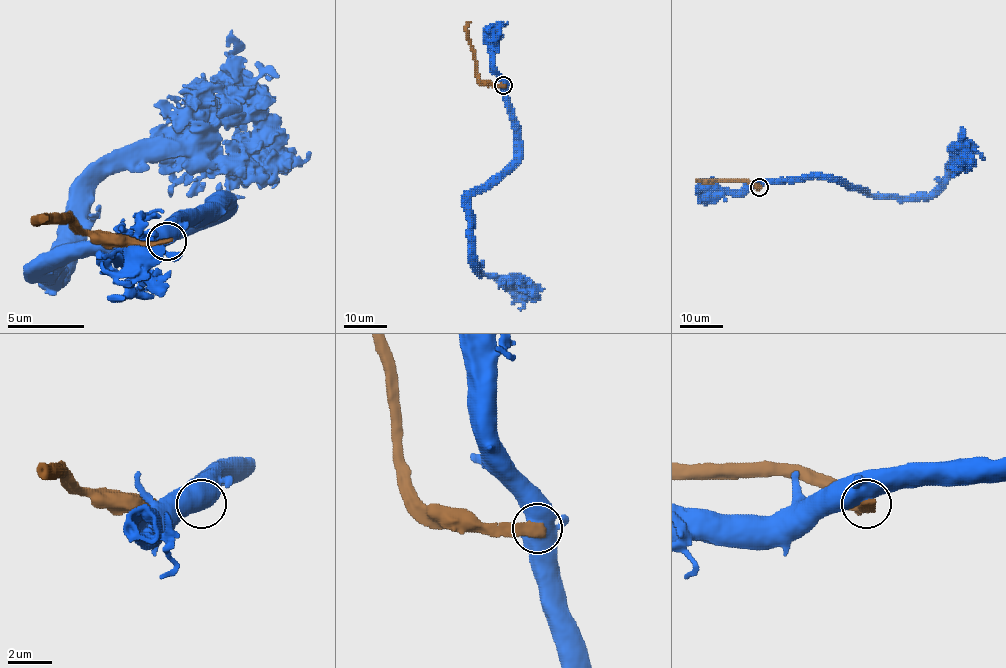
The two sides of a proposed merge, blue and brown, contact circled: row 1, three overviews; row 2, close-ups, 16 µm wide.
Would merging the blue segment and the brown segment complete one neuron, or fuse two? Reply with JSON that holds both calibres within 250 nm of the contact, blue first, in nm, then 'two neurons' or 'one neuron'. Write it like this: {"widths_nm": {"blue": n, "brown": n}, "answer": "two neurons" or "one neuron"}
{"widths_nm": {"blue": 800, "brown": 440}, "answer": "two neurons"}

